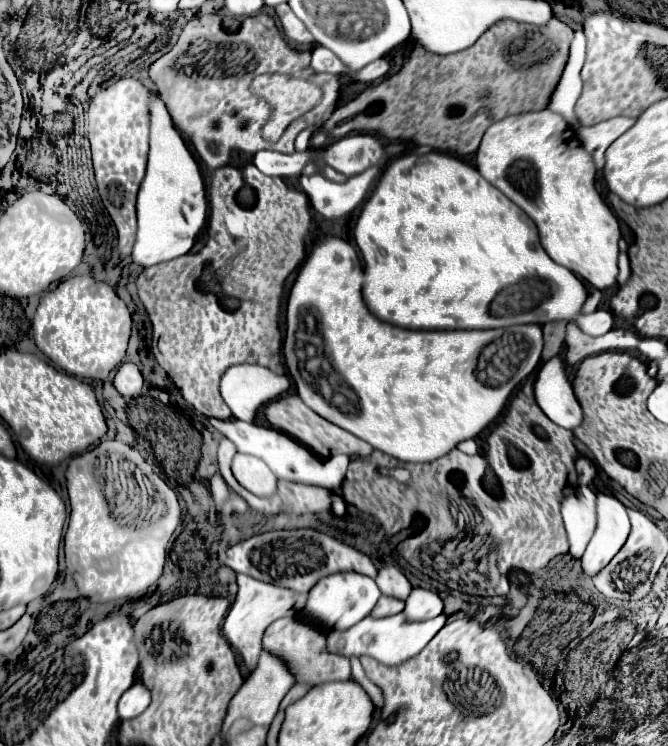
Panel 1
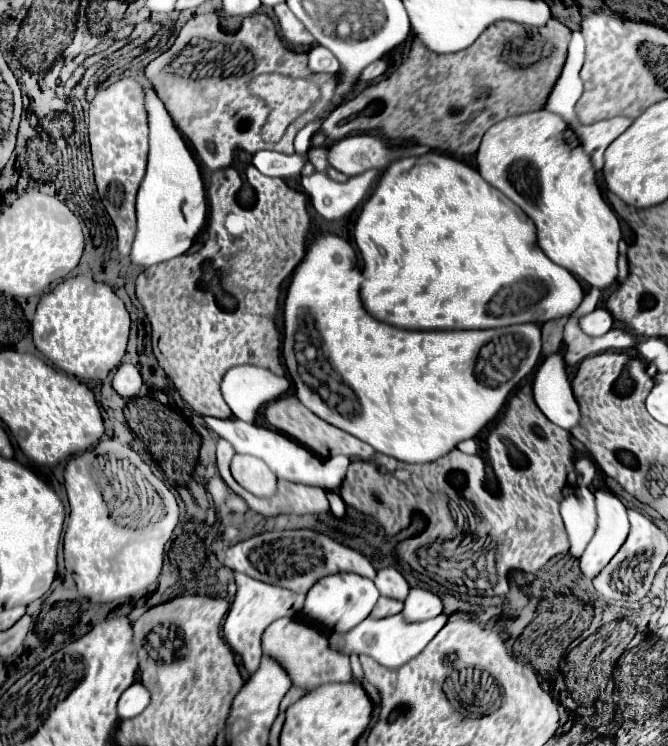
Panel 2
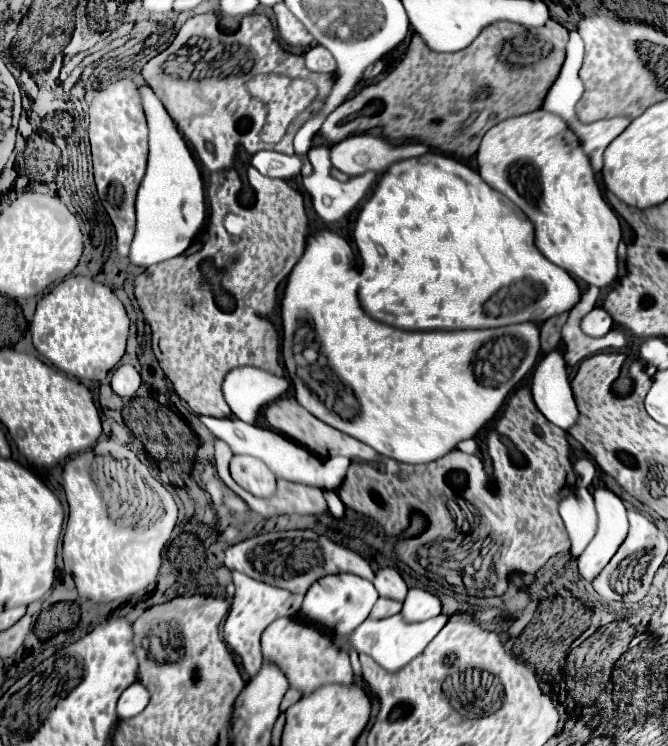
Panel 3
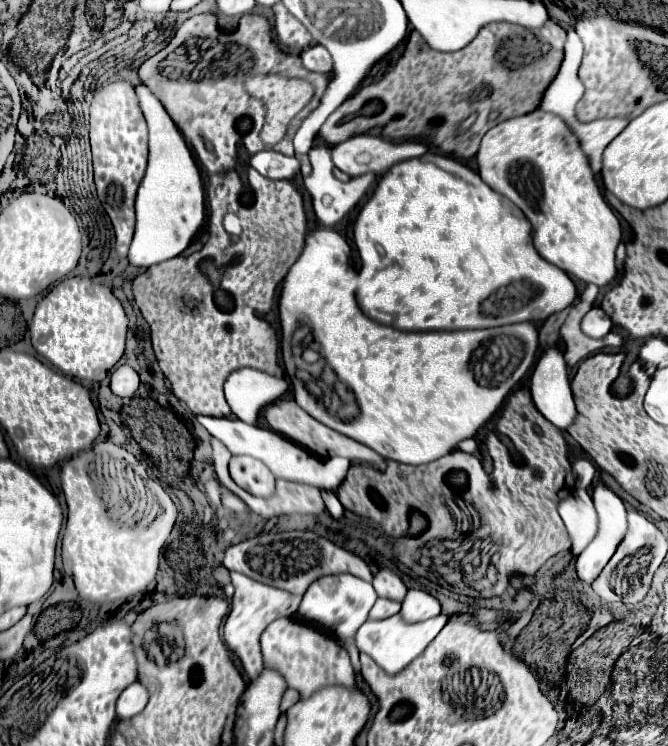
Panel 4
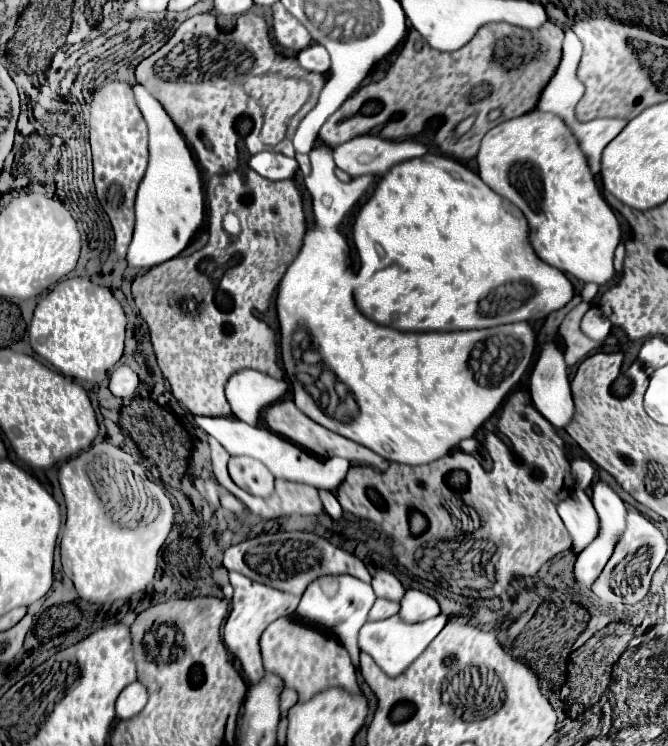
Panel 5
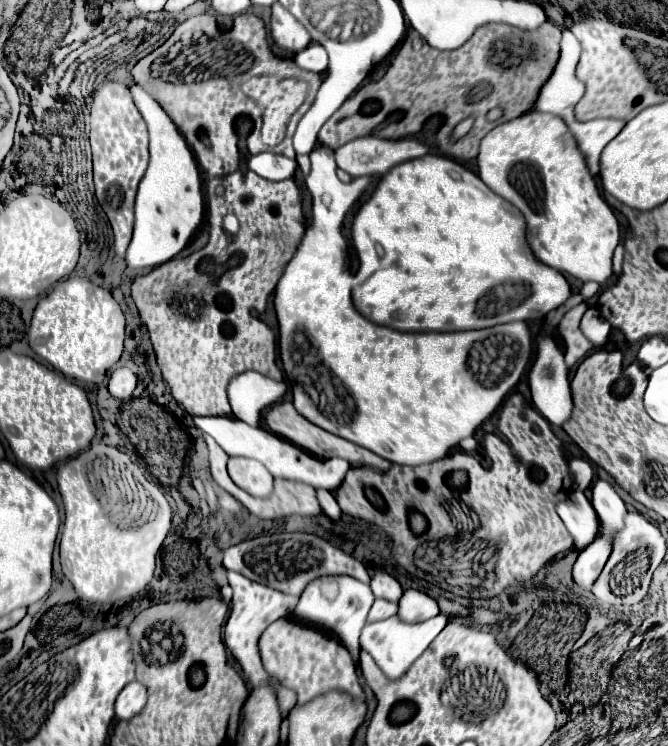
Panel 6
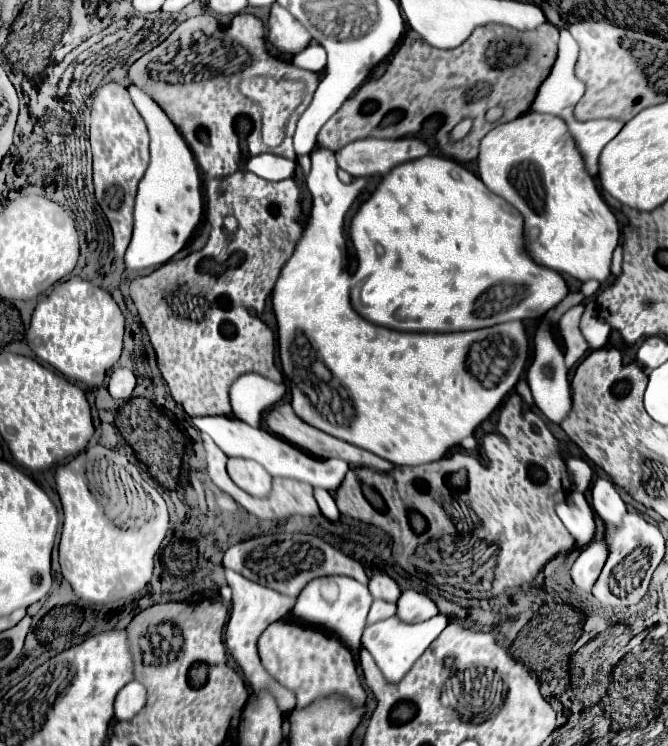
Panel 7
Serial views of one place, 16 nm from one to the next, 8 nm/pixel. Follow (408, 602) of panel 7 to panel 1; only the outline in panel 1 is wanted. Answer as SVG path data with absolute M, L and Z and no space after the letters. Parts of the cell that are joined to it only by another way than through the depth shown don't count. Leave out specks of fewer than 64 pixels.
M414 588L410 596L406 598L406 606L402 614L406 616L406 620L418 622L418 620L428 620L428 618L442 614L442 608L444 604L438 594L424 590L424 588Z

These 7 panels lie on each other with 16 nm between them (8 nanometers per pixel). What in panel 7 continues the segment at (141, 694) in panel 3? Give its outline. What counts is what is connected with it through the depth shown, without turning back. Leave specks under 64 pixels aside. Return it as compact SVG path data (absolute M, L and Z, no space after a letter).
M132 680L118 692L114 702L114 716L118 720L132 720L142 710L144 704L146 704L146 688L140 682Z

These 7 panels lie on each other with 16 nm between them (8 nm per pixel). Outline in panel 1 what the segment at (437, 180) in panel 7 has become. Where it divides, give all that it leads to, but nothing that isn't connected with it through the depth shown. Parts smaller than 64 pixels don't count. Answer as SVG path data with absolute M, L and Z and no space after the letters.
M428 152L420 156L402 156L394 160L384 174L380 176L374 194L366 204L362 206L362 212L356 222L354 230L354 240L356 246L362 254L364 260L364 282L362 282L362 298L366 302L366 308L380 320L408 328L408 330L470 330L470 328L504 328L504 326L514 326L514 324L546 324L552 320L578 320L580 316L580 306L586 300L586 288L582 282L564 266L552 262L548 254L540 248L538 244L538 232L536 224L504 194L500 194L492 184L488 184L476 168L468 166L466 162L442 154L442 152Z

